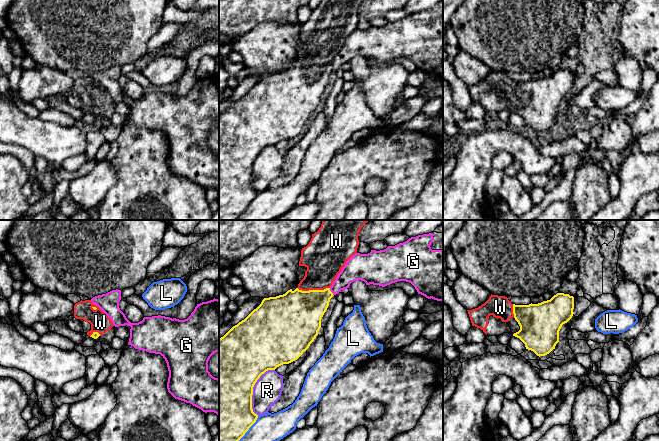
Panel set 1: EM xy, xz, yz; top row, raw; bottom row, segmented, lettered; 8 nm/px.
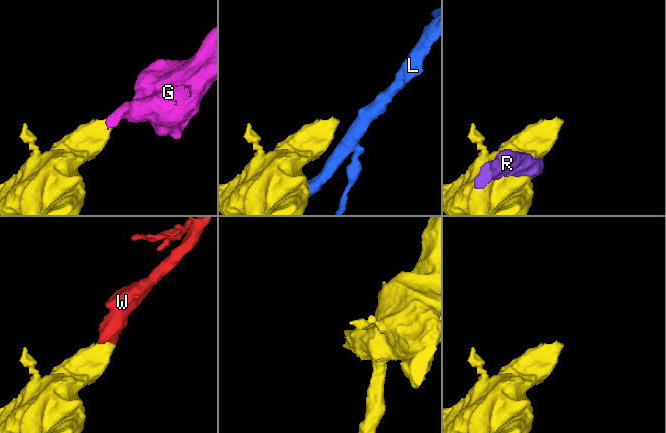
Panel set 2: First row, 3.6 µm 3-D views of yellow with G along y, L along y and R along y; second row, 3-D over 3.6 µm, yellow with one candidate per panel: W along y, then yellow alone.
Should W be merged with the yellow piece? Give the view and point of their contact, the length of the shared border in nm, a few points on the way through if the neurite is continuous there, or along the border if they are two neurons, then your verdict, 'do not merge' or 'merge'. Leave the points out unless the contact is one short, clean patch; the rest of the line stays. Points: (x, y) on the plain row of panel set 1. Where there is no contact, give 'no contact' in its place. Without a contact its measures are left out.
xz (313, 66) | 260 nm | across xz (296, 92), (310, 76), (313, 66), (322, 47), (324, 37) | merge

